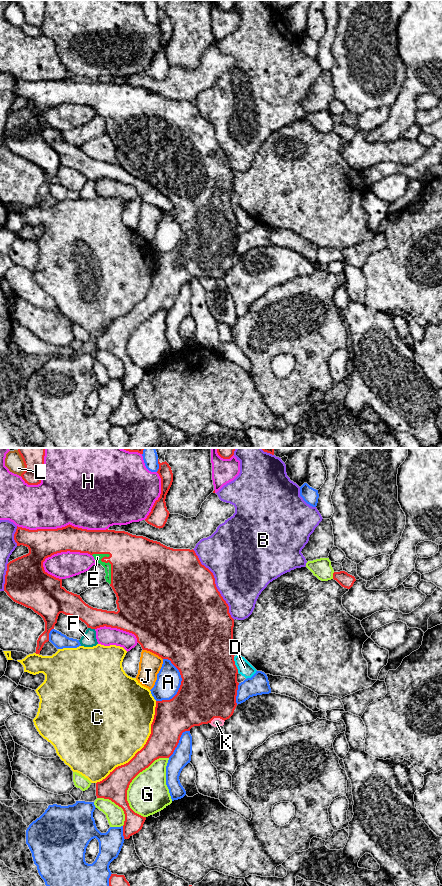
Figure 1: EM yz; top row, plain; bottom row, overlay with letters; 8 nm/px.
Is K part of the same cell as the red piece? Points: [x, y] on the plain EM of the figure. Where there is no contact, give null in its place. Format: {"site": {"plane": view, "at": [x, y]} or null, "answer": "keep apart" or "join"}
{"site": {"plane": "yz", "at": [216, 269]}, "answer": "join"}

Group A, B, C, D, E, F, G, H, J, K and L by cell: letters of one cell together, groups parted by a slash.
A L / B / C / D E F K / G / H / J

